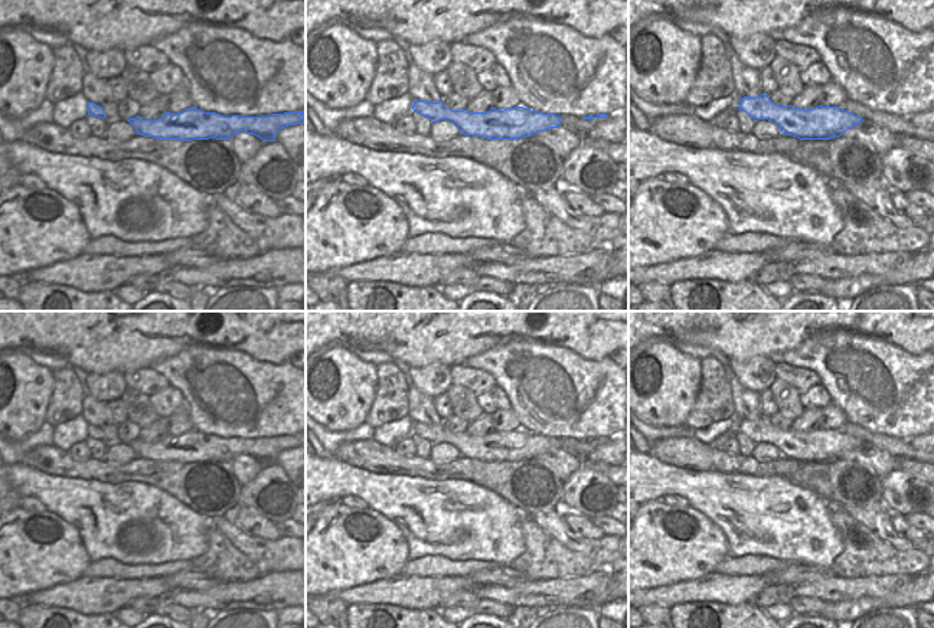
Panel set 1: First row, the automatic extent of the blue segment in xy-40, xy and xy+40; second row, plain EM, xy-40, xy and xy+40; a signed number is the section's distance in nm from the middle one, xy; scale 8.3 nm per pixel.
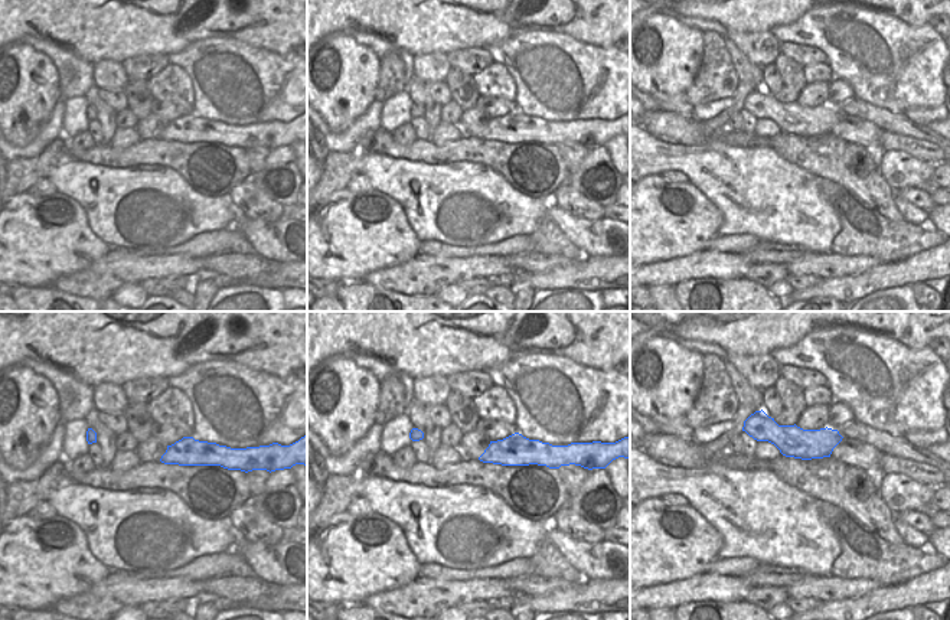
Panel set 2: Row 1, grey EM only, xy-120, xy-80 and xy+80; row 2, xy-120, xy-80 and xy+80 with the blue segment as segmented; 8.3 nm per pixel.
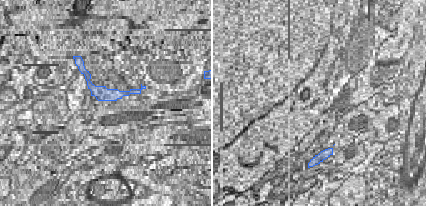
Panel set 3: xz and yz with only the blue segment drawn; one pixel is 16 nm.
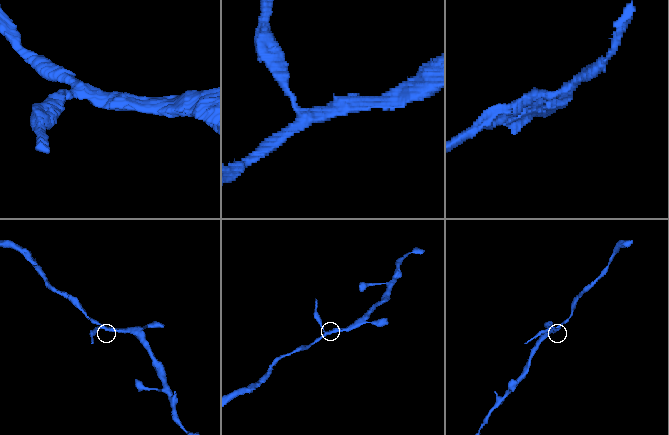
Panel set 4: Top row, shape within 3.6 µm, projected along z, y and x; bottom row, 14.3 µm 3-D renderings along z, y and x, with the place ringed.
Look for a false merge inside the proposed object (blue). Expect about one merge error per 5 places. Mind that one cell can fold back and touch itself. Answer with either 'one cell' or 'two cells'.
one cell

